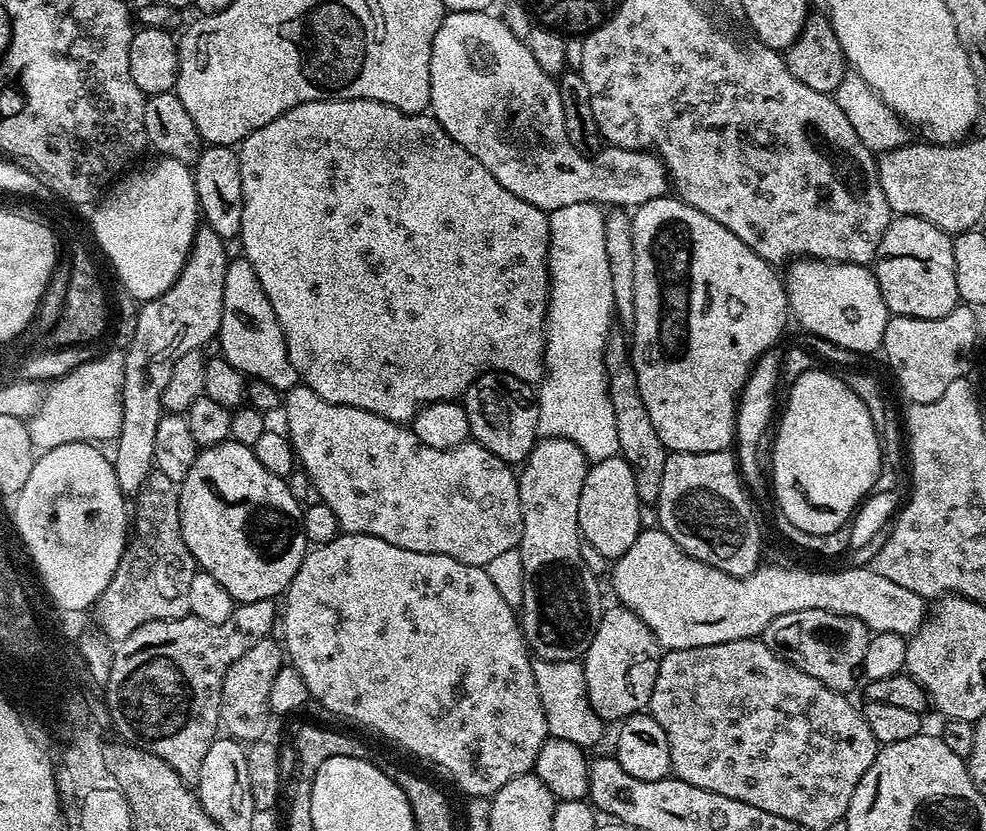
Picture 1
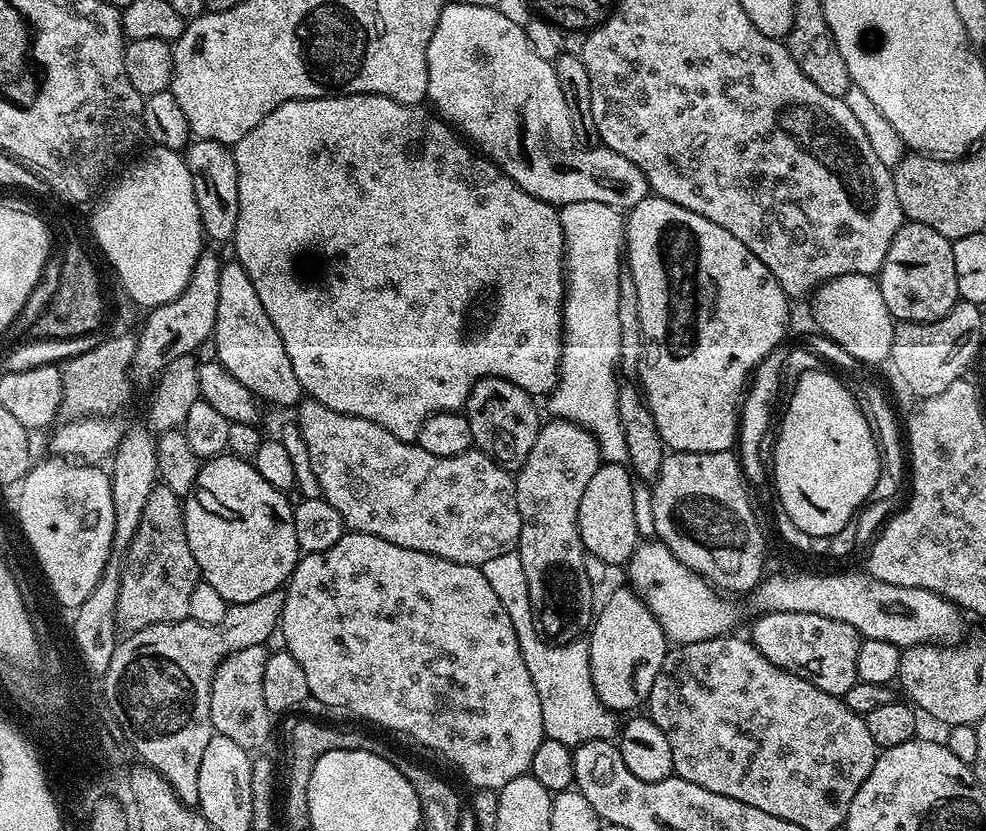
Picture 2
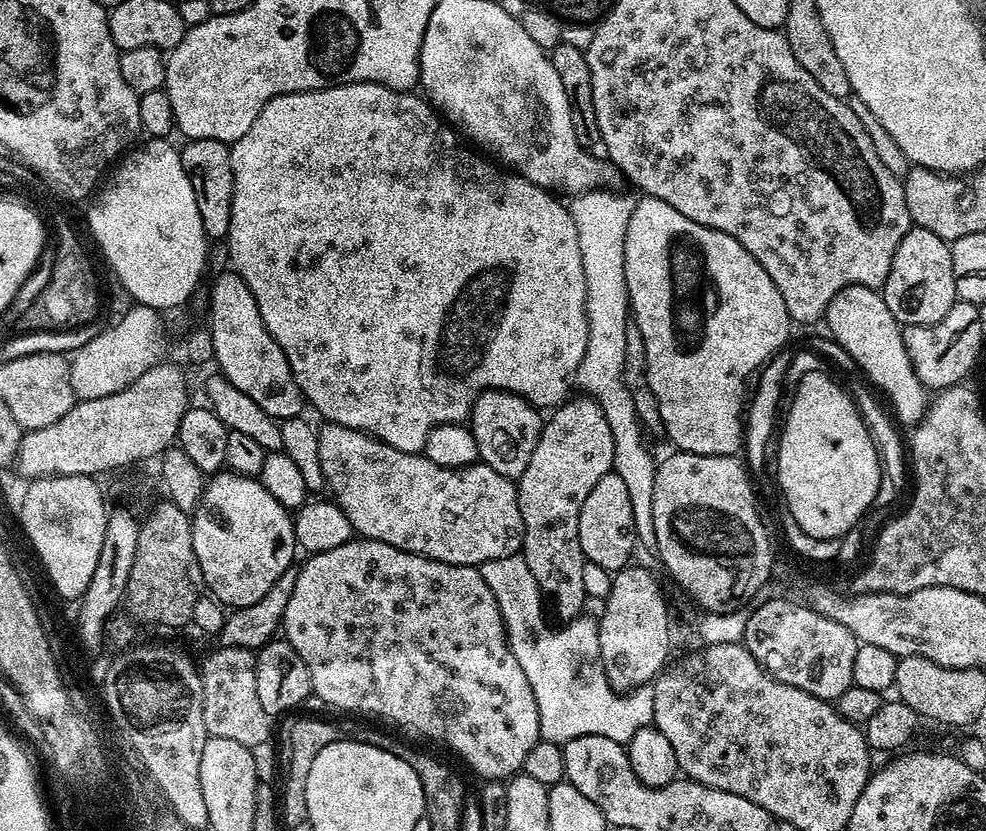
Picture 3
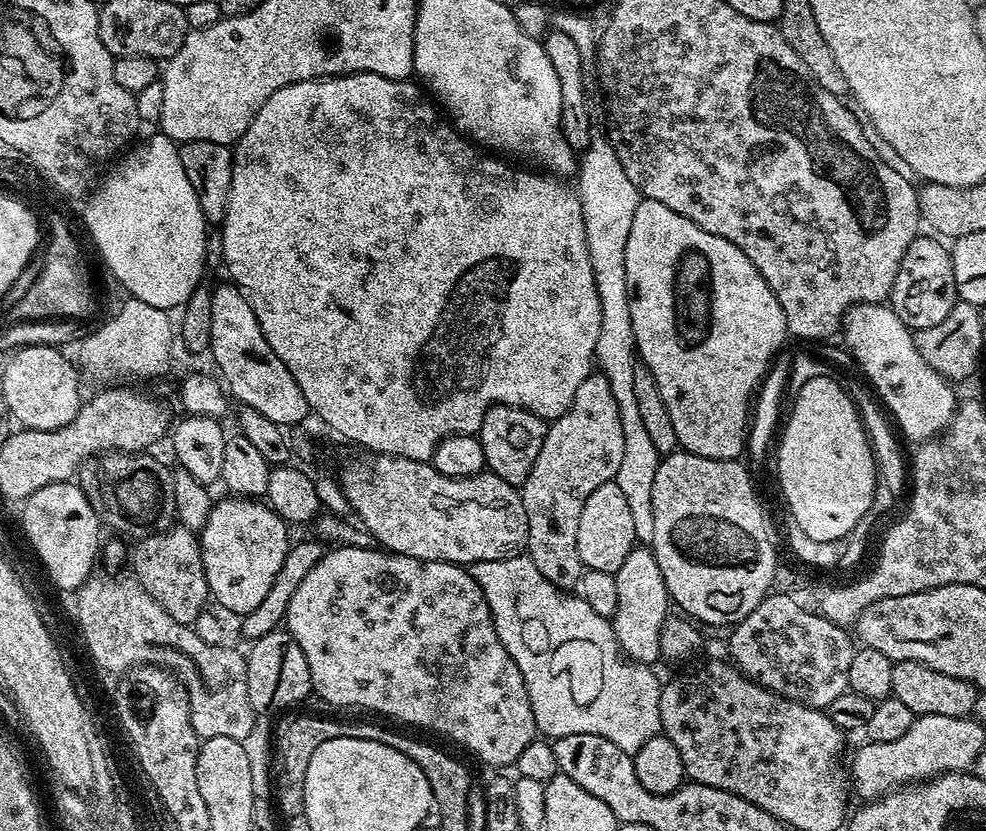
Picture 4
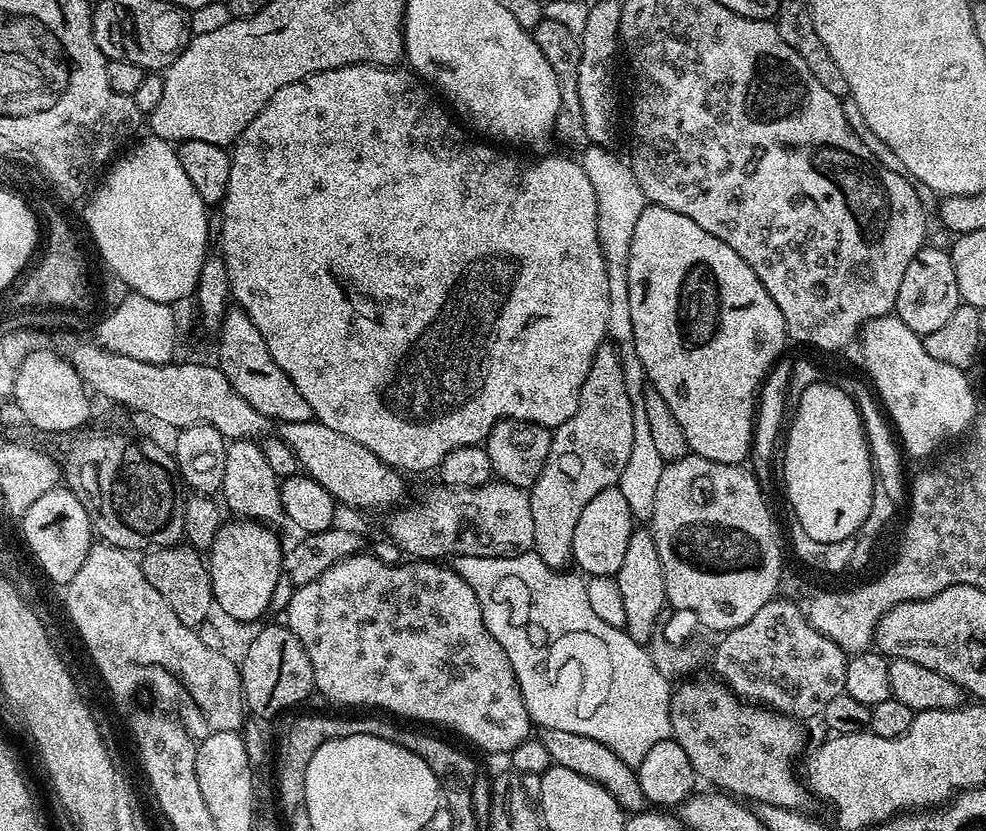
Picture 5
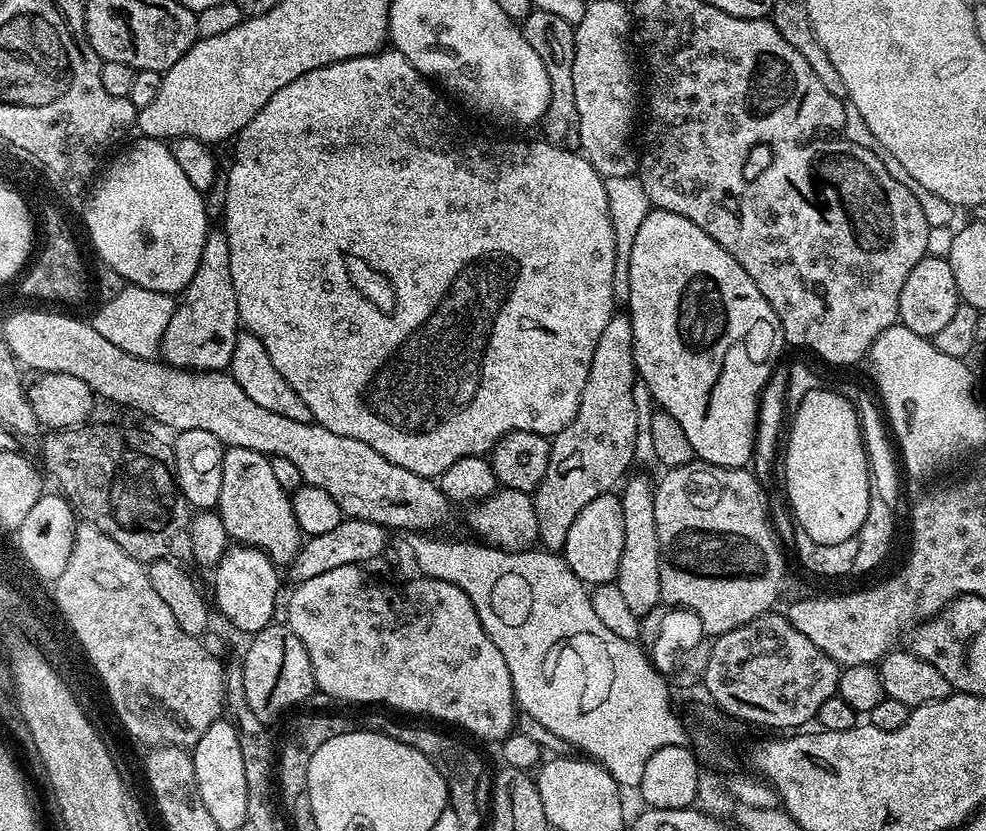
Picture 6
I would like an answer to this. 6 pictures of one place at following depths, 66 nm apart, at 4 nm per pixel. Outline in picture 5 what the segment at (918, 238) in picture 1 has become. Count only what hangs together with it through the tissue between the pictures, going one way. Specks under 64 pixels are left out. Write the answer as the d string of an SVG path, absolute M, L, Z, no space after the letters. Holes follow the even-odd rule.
M925 246L910 258L910 266L906 266L906 274L902 274L902 287L898 290L898 298L894 315L910 330L920 337L939 330L950 319L950 314L958 310L962 303L958 290L958 278L954 274L954 262L951 255L943 248Z

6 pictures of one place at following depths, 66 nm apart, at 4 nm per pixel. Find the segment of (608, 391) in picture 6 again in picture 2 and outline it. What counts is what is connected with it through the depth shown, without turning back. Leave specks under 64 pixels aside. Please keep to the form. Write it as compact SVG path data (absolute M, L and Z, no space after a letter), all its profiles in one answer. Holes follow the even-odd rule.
M552 418L549 421L541 427L538 438L534 438L534 450L530 450L526 462L514 476L518 514L524 523L518 551L522 558L522 570L526 570L526 586L530 590L530 606L537 628L549 641L569 644L572 640L581 639L582 634L591 629L594 619L594 585L586 576L583 565L585 550L578 530L578 506L582 502L582 490L586 490L586 482L590 482L599 470L602 457L600 443L588 429L569 420Z

